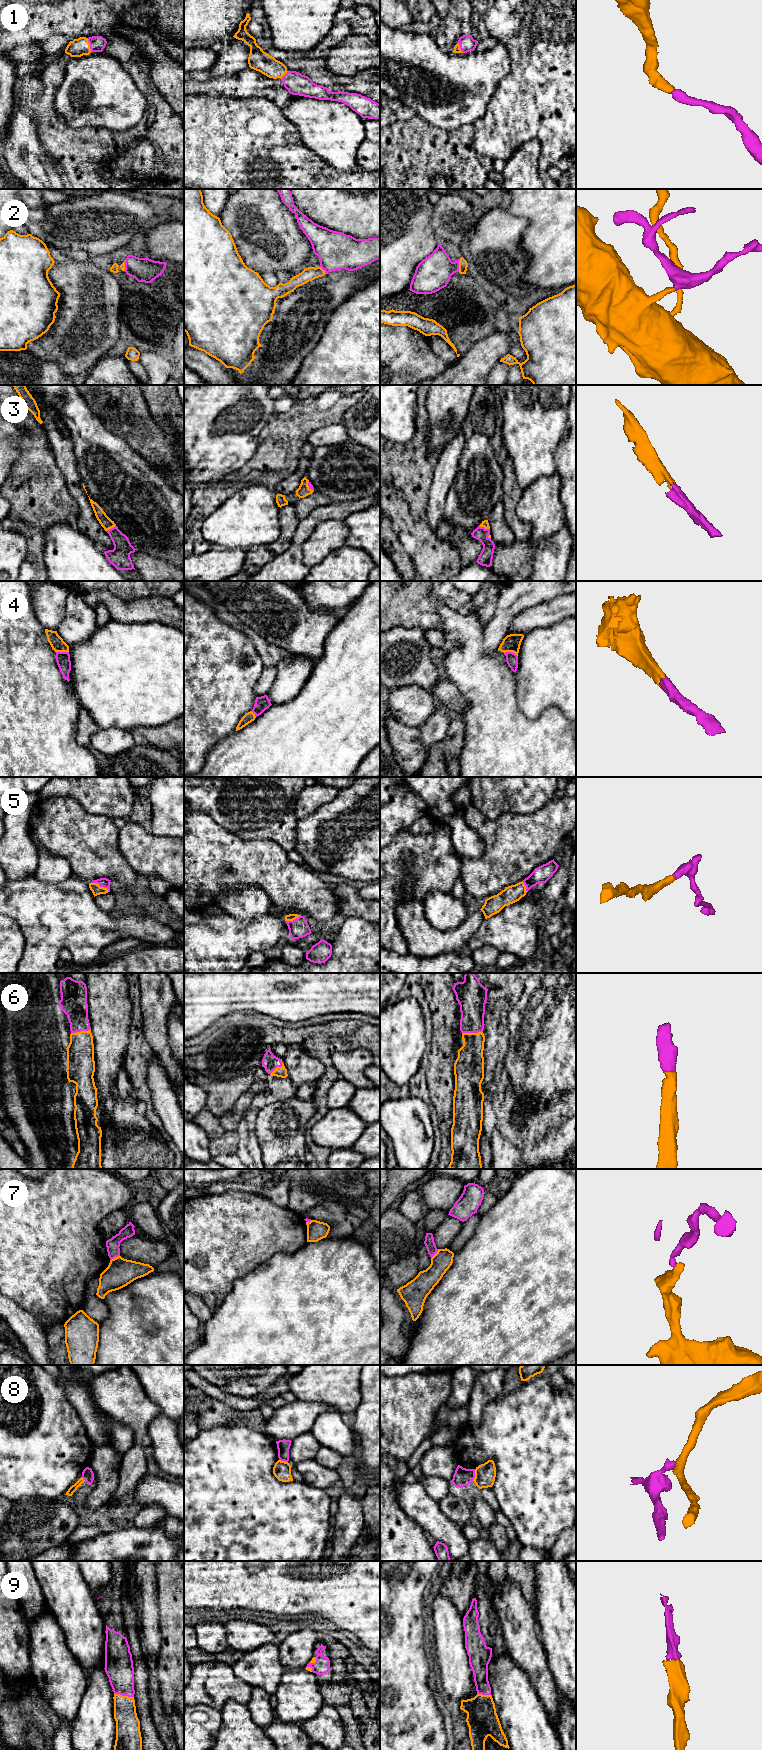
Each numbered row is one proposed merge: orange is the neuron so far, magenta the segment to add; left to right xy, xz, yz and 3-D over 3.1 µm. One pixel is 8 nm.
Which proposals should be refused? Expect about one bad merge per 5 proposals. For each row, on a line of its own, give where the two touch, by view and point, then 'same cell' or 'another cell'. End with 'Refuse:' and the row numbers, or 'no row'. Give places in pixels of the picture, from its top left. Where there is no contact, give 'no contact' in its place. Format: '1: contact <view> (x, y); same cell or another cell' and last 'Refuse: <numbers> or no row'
1: contact xy (89, 45); same cell
2: contact yz (459, 265); same cell
3: contact yz (484, 527); same cell
4: contact yz (510, 651); same cell
5: contact xy (99, 886); same cell
6: contact yz (472, 1033); same cell
7: contact yz (435, 1254); another cell
8: contact yz (475, 1474); another cell
9: contact xy (124, 1696); same cell
Refuse: 7, 8

